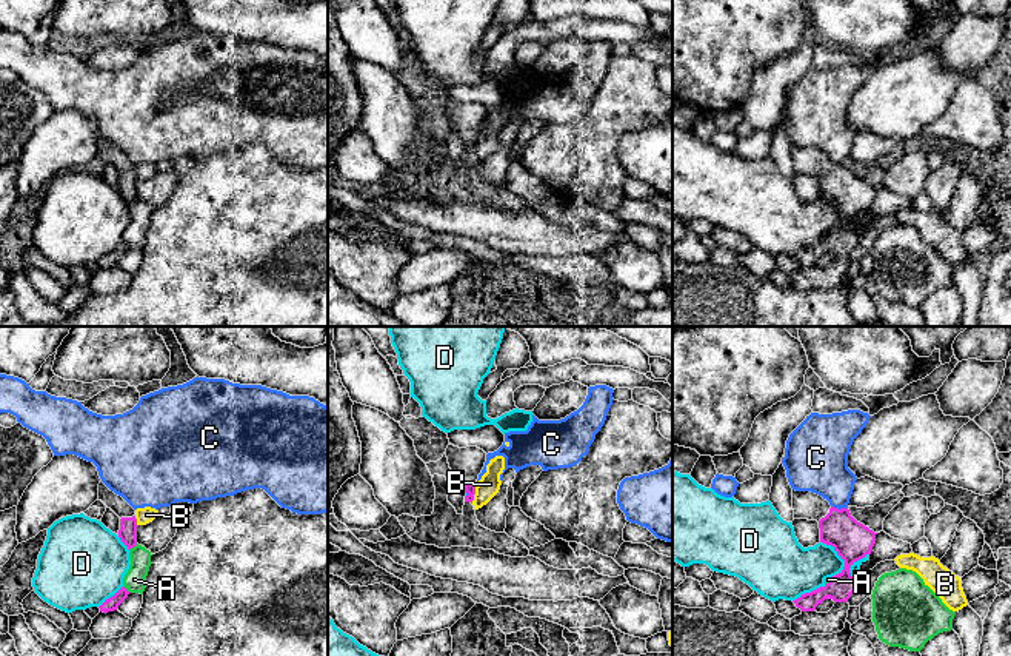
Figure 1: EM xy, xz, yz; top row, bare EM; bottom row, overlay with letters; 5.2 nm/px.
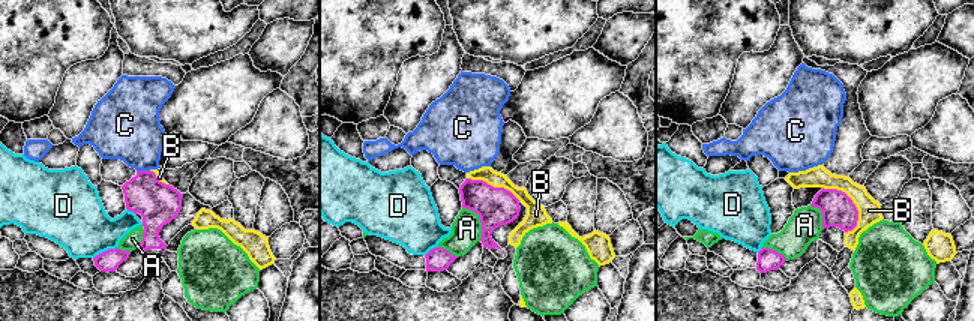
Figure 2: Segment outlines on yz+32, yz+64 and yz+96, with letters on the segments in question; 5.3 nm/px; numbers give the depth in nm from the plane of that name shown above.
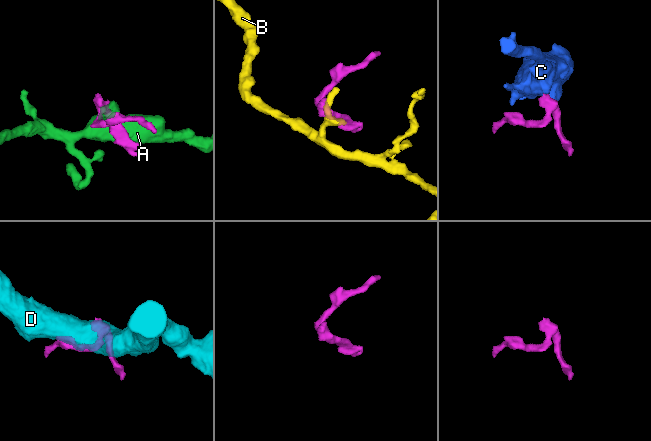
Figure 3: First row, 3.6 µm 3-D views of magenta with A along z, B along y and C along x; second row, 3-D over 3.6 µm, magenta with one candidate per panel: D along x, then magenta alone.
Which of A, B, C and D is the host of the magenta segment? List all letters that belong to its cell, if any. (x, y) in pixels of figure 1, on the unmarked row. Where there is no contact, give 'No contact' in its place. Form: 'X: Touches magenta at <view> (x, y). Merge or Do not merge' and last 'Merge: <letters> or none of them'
A: Touches magenta at xy (133, 202). Do not merge
B: Touches magenta at xz (474, 148). Do not merge
C: Touches magenta at yz (837, 164). Do not merge
D: Touches magenta at yz (840, 211). Do not merge
Merge: none of them

